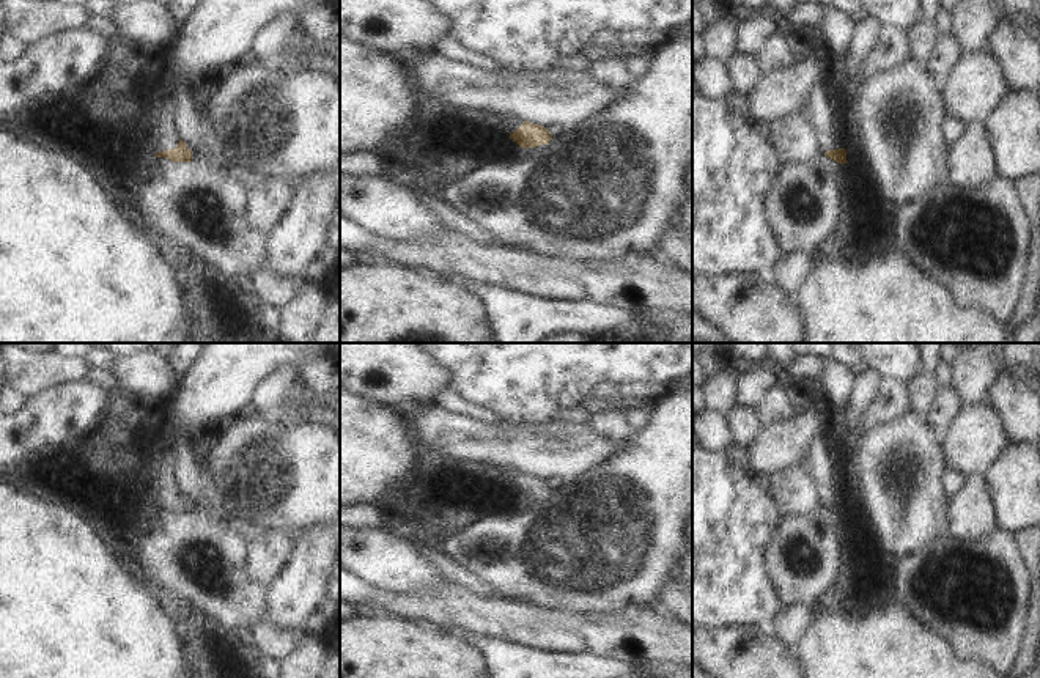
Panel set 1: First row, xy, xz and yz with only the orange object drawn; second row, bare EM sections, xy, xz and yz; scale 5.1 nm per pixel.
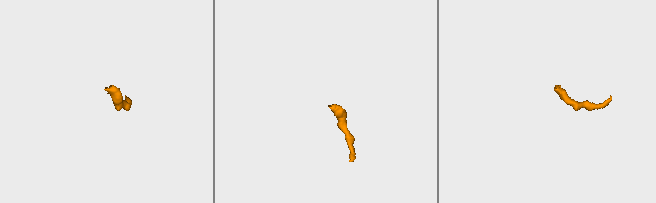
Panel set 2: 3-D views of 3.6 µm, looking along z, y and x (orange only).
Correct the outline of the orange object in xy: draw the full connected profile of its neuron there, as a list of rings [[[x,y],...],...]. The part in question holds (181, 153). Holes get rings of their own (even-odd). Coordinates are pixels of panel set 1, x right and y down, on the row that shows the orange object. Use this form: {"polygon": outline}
{"polygon": [[[164,99],[154,112],[142,118],[142,123],[145,124],[146,138],[154,156],[173,162],[190,162],[192,151],[173,127],[175,109],[171,99]]]}

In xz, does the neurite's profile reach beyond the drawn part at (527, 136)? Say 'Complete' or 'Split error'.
Split error.

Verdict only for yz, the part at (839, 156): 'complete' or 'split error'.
split error

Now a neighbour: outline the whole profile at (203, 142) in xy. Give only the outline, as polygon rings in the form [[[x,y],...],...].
[[[206,127],[195,132],[194,138],[186,145],[192,151],[192,159],[205,154],[211,160],[211,164],[223,170],[227,175],[230,175],[245,187],[256,182],[255,176],[239,168],[230,157],[222,153],[220,142]]]

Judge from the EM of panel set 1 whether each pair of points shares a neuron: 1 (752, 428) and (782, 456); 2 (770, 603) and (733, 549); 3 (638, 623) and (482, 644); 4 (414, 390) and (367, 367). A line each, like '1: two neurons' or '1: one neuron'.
1: two neurons
2: one neuron
3: two neurons
4: one neuron

